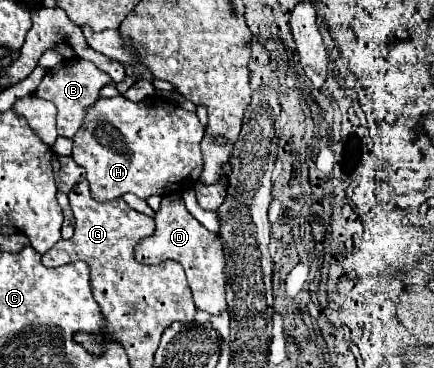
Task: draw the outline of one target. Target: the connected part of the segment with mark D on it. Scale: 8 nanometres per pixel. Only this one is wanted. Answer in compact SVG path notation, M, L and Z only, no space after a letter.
M165 195L161 199L161 207L155 213L155 235L149 239L139 241L135 247L135 259L139 263L161 263L161 261L177 261L183 265L187 273L187 281L193 293L195 307L201 311L207 311L211 315L221 315L227 309L225 301L225 253L223 253L223 241L219 241L219 235L209 233L187 213L181 199L175 195Z

